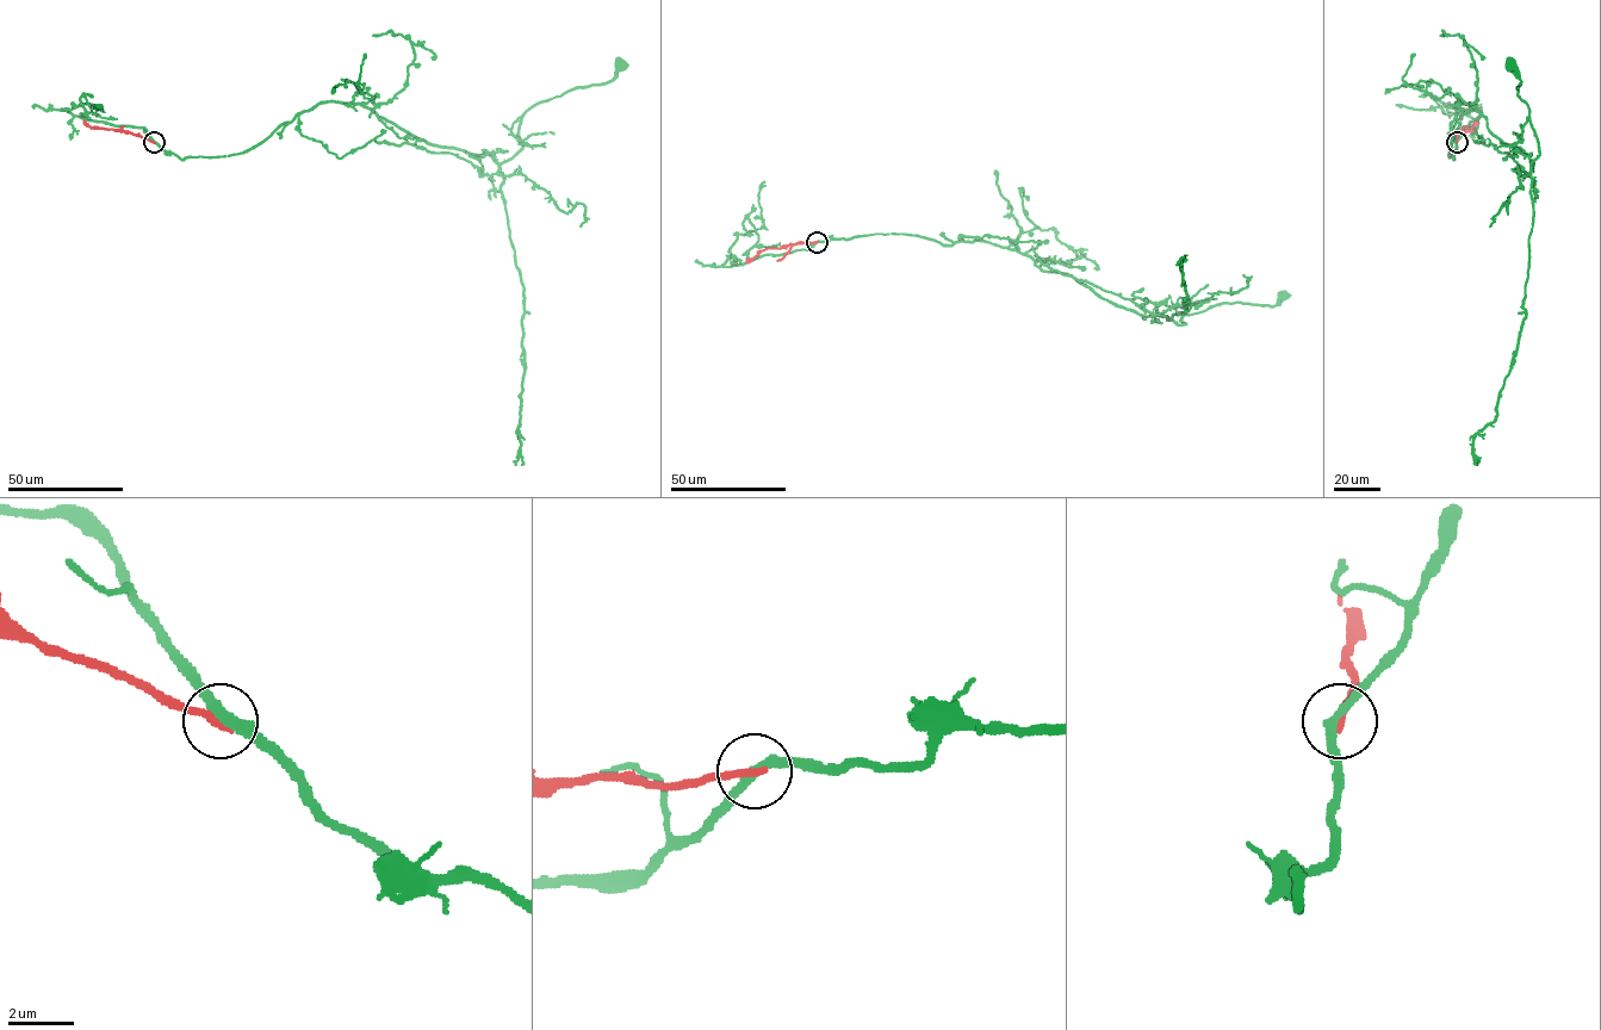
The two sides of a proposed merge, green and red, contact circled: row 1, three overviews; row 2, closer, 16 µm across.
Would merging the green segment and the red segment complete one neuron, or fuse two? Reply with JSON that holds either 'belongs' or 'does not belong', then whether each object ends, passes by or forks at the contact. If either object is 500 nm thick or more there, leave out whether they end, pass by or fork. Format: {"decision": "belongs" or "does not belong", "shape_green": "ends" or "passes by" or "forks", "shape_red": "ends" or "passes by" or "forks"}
{"decision": "does not belong", "shape_green": "passes by", "shape_red": "ends"}

